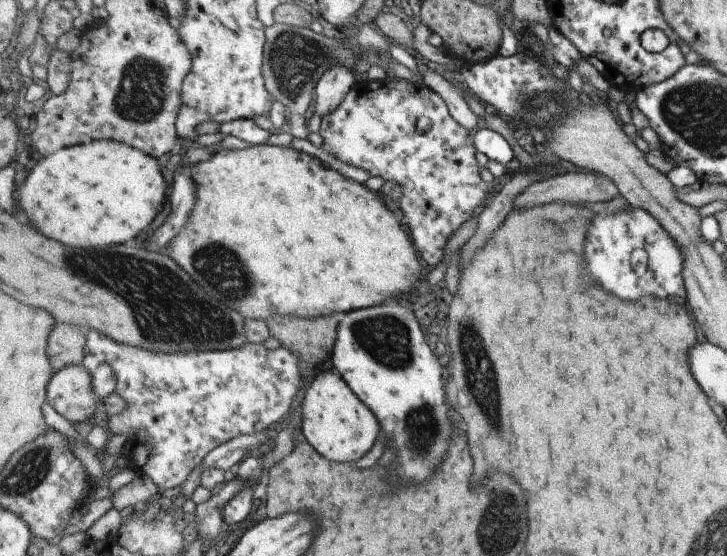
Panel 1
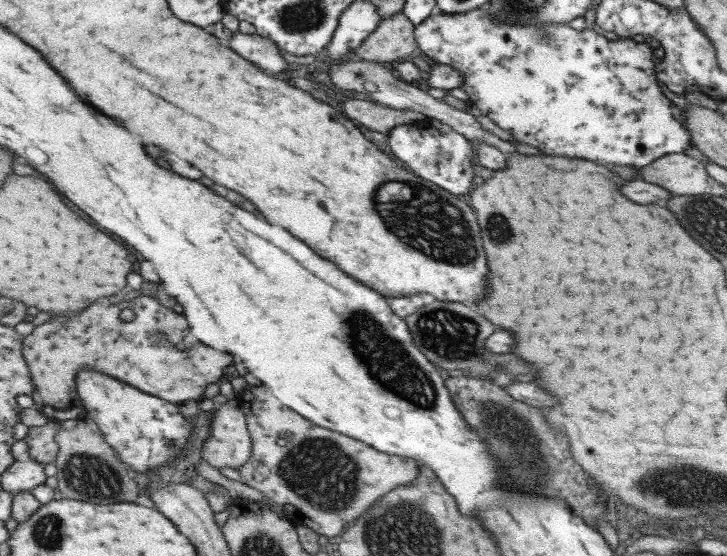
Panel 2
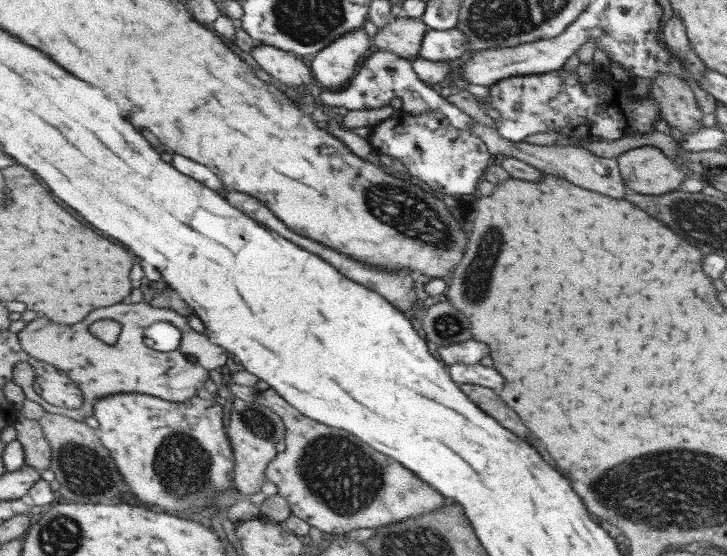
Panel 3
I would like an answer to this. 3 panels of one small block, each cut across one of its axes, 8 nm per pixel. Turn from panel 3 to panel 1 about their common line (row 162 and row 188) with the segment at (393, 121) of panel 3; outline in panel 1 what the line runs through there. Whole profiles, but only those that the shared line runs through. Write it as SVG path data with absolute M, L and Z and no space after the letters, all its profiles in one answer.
M387 78L385 81L357 82L346 99L323 118L320 133L324 138L321 148L325 152L345 164L365 169L371 176L392 180L401 186L403 196L399 204L407 231L427 267L438 267L444 261L451 237L488 202L491 185L481 178L474 132L459 124L450 113L446 100L422 81L413 83Z

